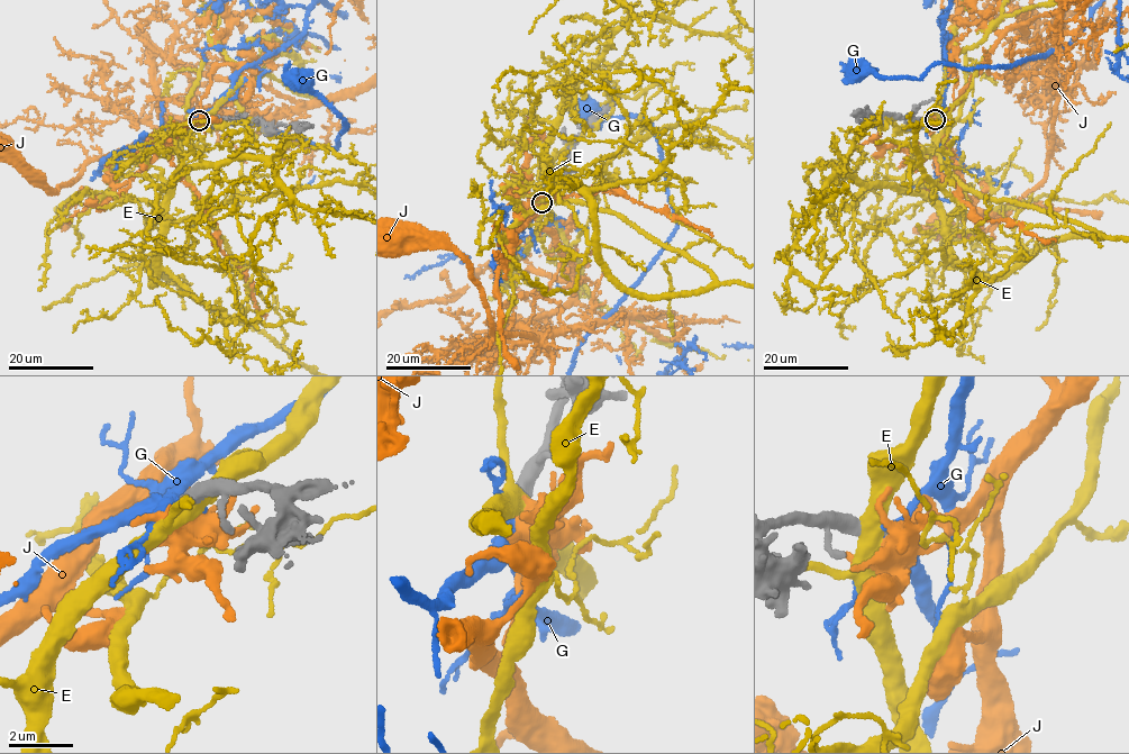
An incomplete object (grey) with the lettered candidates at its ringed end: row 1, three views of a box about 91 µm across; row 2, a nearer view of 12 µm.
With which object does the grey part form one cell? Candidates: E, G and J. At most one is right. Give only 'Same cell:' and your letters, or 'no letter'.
Same cell: J

